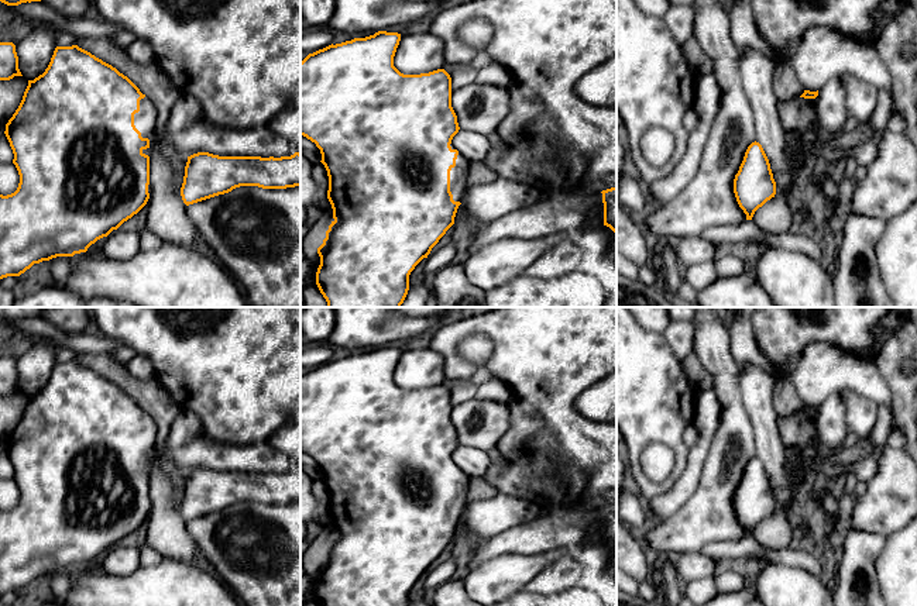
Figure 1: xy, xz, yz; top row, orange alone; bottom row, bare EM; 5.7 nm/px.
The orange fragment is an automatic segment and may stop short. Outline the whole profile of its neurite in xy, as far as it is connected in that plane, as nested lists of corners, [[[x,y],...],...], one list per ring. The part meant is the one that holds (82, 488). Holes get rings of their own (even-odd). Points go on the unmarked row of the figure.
[[[78,361],[55,364],[45,388],[28,396],[18,424],[6,440],[20,499],[14,509],[0,510],[0,595],[20,592],[42,576],[86,568],[147,520],[157,435],[155,420],[116,383]]]

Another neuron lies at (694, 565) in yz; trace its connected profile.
[[[701,551],[680,554],[673,562],[677,576],[686,582],[714,576],[727,564]]]

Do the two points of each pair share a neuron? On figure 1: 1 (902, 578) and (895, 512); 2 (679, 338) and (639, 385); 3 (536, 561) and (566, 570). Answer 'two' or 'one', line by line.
1: two
2: two
3: two

